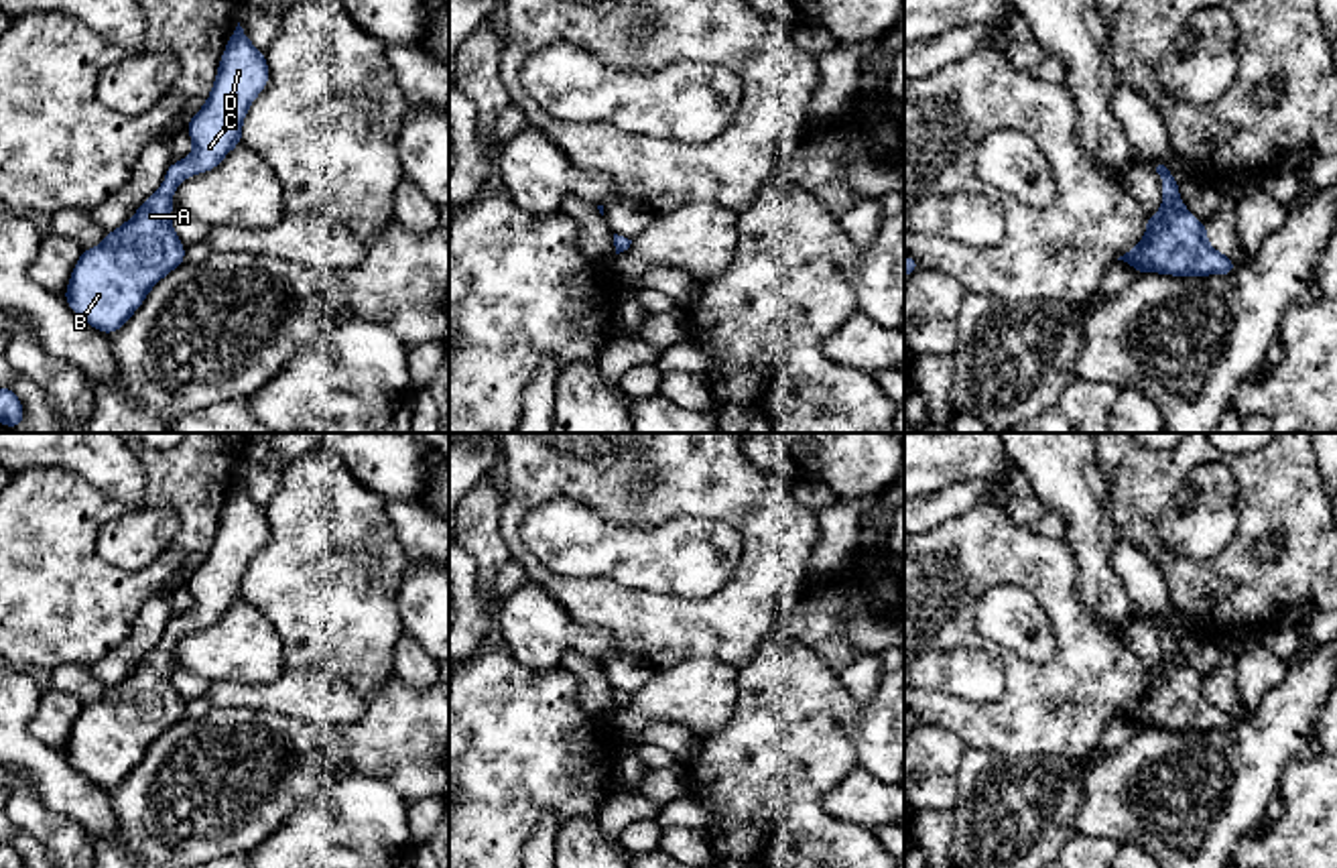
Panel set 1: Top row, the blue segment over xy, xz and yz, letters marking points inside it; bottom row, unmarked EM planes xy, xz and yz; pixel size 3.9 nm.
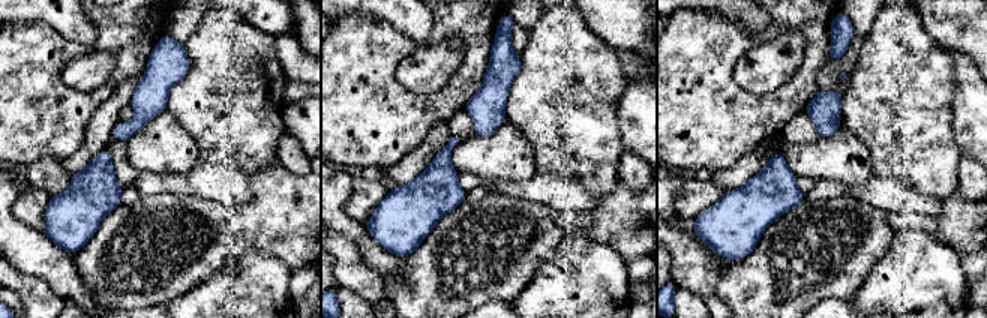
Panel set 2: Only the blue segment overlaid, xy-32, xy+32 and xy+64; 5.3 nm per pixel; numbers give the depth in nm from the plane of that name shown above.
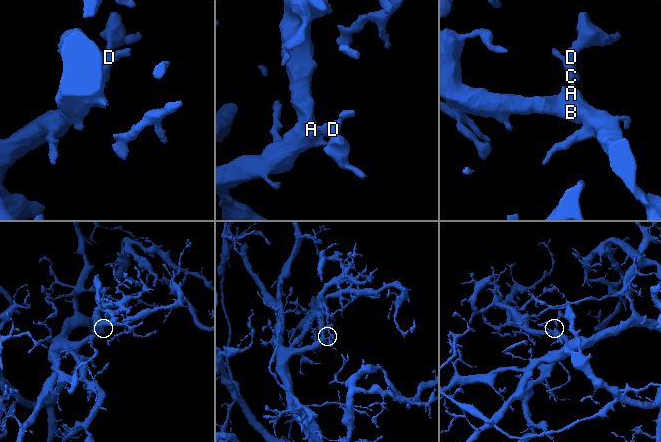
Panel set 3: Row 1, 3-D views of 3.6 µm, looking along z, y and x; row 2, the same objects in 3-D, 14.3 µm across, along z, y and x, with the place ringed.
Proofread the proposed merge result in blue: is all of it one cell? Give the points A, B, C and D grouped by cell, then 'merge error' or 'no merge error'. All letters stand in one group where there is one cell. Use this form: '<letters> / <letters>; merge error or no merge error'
A B C D; no merge error

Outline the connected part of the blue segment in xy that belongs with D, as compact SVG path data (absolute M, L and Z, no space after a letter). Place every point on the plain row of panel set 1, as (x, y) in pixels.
M238 478L205 561L185 581L195 606L169 620L165 638L126 679L79 709L63 754L85 779L112 791L148 746L185 718L185 701L171 679L173 646L183 634L215 624L242 598L244 571L268 533L266 510Z

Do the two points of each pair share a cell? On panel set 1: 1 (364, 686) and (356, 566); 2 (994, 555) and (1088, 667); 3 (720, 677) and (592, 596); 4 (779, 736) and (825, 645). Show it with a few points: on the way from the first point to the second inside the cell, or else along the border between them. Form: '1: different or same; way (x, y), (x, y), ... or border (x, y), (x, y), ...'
1: same; way (362, 655), (356, 645), (356, 596)
2: same; way (1027, 568), (1059, 600), (1077, 635)
3: different; border (736, 667), (708, 655), (691, 655), (653, 669)
4: different; border (779, 629), (811, 649), (836, 673)

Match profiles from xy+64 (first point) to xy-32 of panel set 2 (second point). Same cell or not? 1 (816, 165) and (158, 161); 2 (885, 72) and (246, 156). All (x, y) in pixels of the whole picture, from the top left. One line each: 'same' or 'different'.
1: same
2: same

